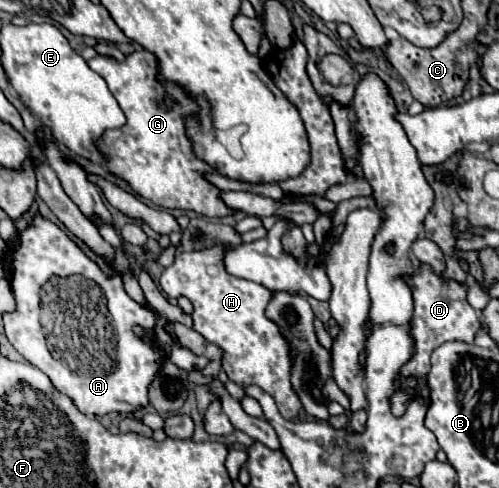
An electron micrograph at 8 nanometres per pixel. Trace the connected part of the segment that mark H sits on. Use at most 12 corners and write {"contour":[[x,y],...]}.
{"contour":[[227,243],[179,253],[159,285],[193,303],[221,369],[293,419],[291,345],[273,291],[229,275]]}

